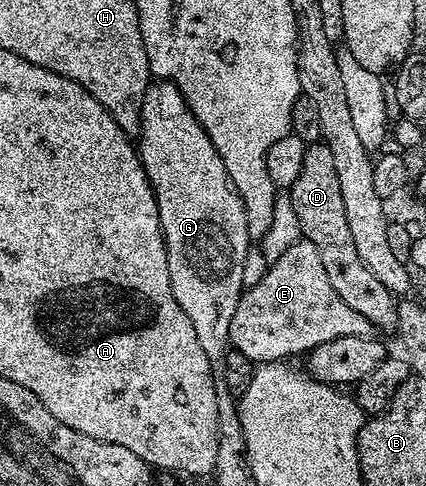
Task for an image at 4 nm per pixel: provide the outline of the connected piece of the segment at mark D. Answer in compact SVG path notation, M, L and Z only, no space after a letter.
M308 144L305 160L301 163L301 175L297 175L289 192L293 211L297 211L297 223L301 223L303 237L313 243L313 247L317 247L317 255L321 255L325 275L329 275L333 291L337 291L341 300L348 307L353 307L357 315L365 315L372 330L380 334L394 334L397 330L399 301L387 290L385 283L381 283L381 279L377 279L377 275L373 275L373 271L369 271L365 263L361 263L361 255L357 255L353 234L350 233L349 223L345 220L345 206L341 200L341 186L333 164L333 154L329 152L327 145Z

